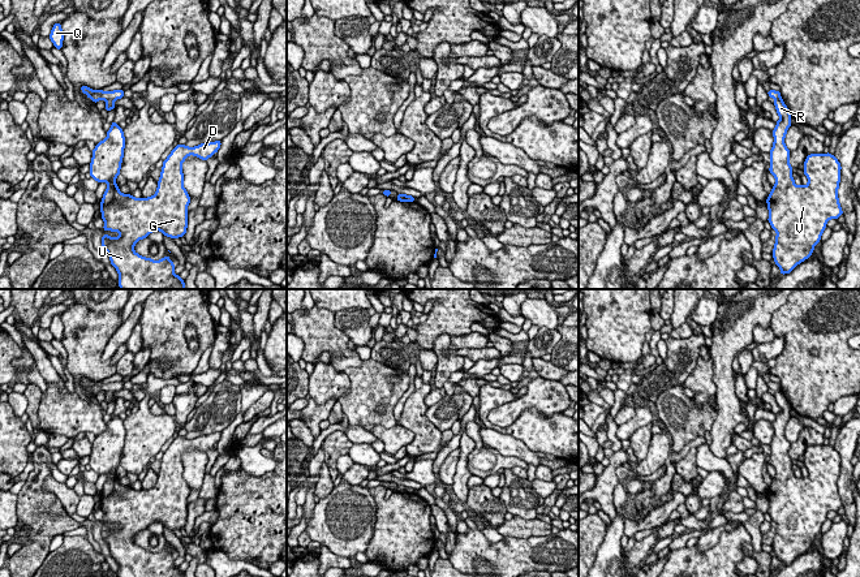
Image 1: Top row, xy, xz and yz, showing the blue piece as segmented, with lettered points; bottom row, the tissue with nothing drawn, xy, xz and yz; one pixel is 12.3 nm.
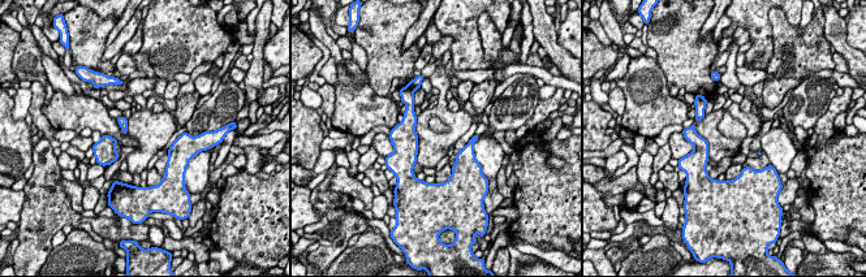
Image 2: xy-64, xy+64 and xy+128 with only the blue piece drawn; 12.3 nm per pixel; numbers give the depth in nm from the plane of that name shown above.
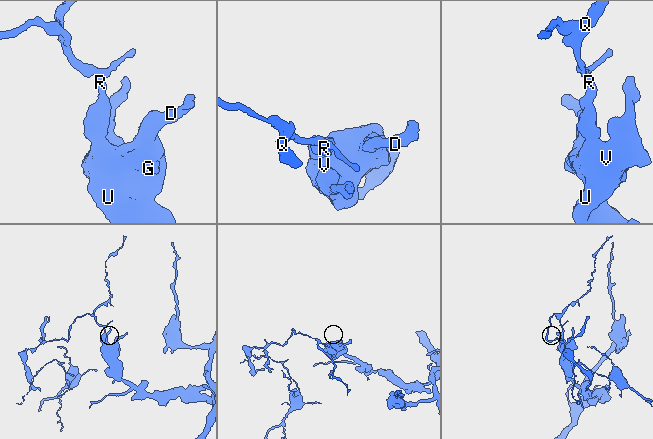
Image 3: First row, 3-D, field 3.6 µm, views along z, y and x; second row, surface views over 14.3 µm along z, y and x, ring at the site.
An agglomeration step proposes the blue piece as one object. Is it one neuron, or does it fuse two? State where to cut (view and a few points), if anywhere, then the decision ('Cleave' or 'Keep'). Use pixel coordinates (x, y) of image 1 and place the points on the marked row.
Split along yz (781, 98), (775, 100). Cleave

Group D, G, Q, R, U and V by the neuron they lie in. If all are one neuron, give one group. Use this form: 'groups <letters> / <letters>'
groups D G R U V / Q

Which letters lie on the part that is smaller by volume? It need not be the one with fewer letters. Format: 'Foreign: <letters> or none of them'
Foreign: Q

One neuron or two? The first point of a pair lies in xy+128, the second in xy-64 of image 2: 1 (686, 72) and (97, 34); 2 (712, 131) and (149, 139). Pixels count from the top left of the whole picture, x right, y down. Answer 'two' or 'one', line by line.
1: one
2: one

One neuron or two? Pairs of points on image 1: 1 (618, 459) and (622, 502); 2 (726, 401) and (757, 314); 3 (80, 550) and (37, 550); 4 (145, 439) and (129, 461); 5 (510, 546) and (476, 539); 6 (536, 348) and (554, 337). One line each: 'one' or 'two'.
1: two
2: one
3: two
4: one
5: one
6: one

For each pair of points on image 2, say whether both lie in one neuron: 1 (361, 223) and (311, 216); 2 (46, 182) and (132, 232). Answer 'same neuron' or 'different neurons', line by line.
1: different neurons
2: same neuron

